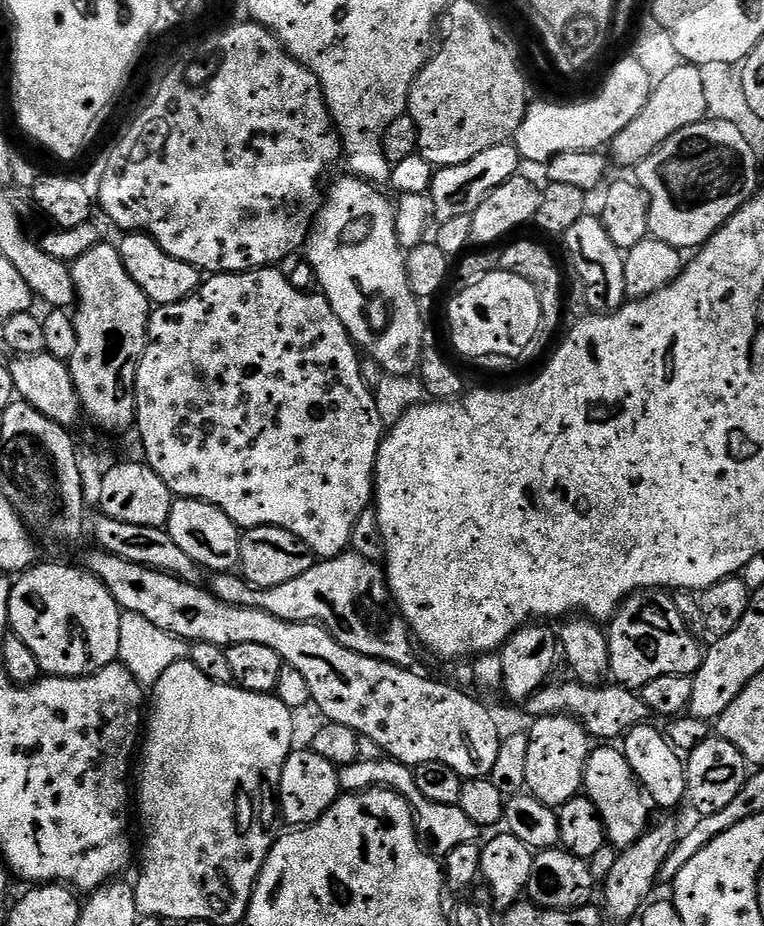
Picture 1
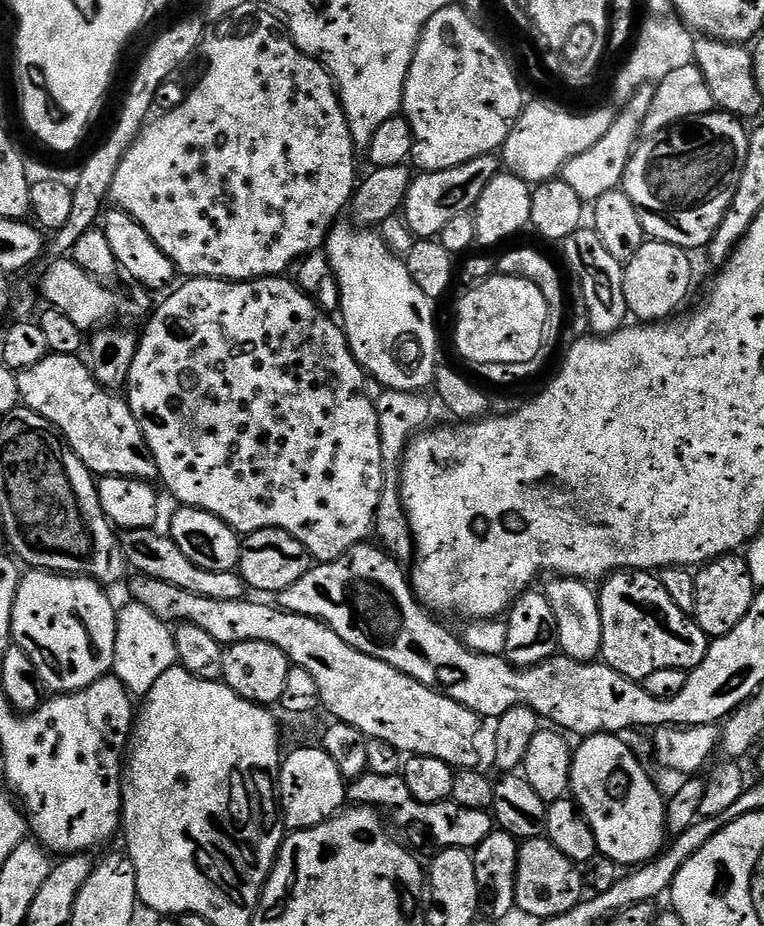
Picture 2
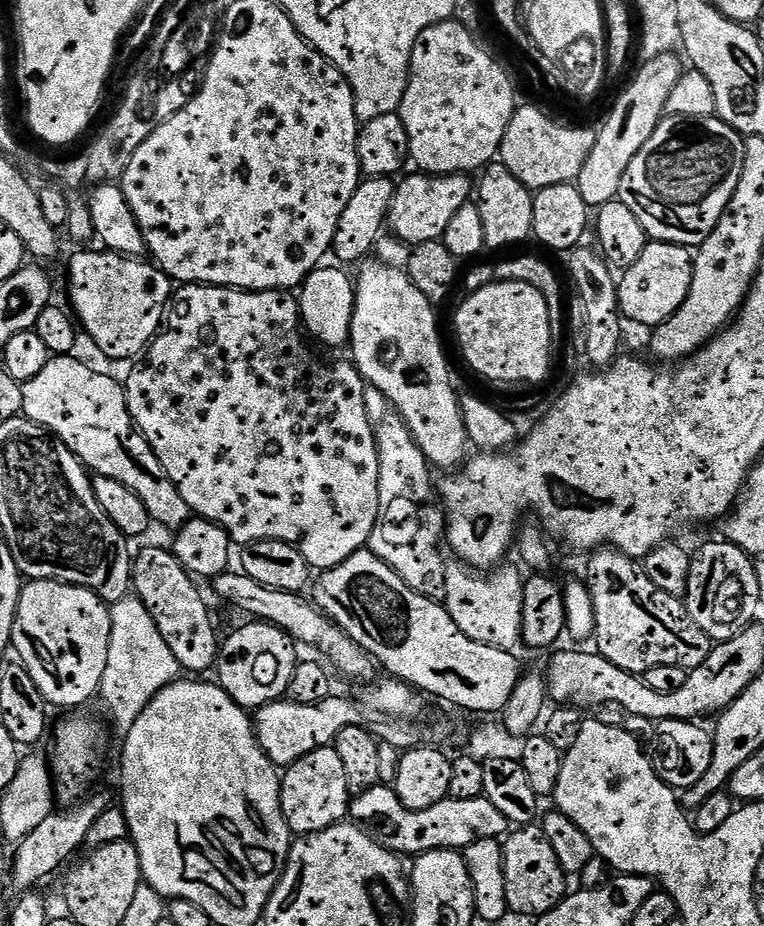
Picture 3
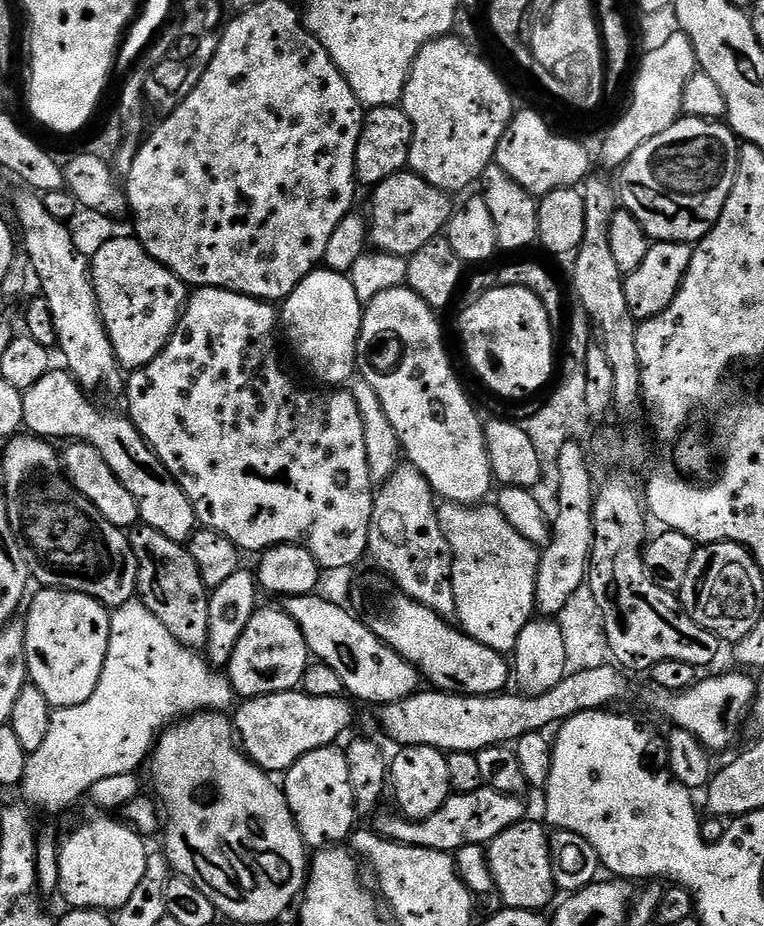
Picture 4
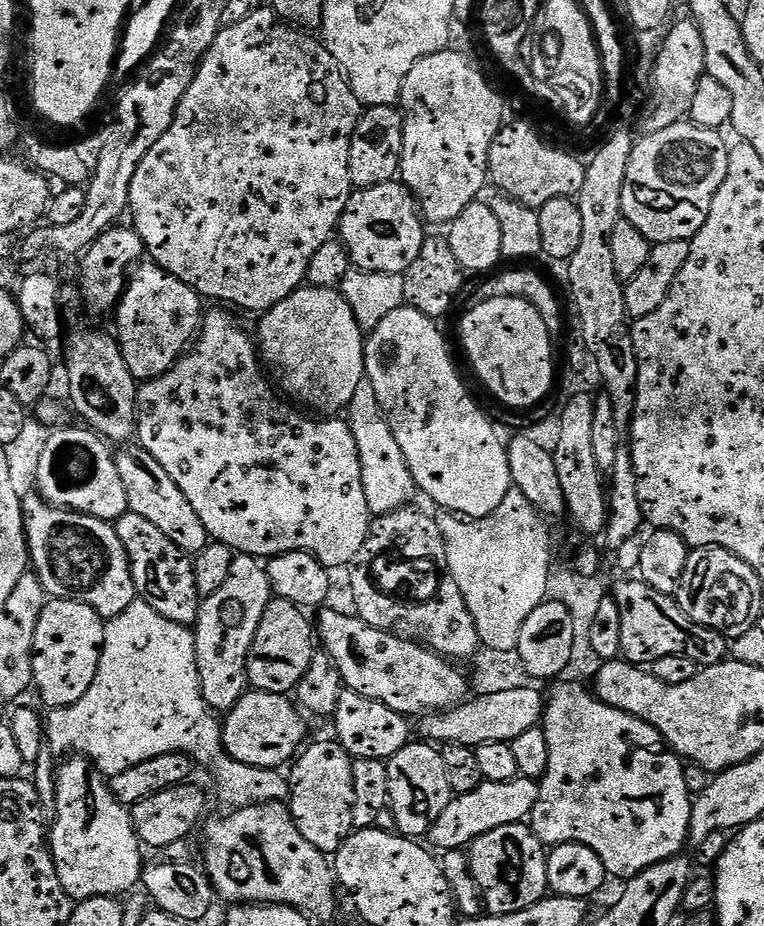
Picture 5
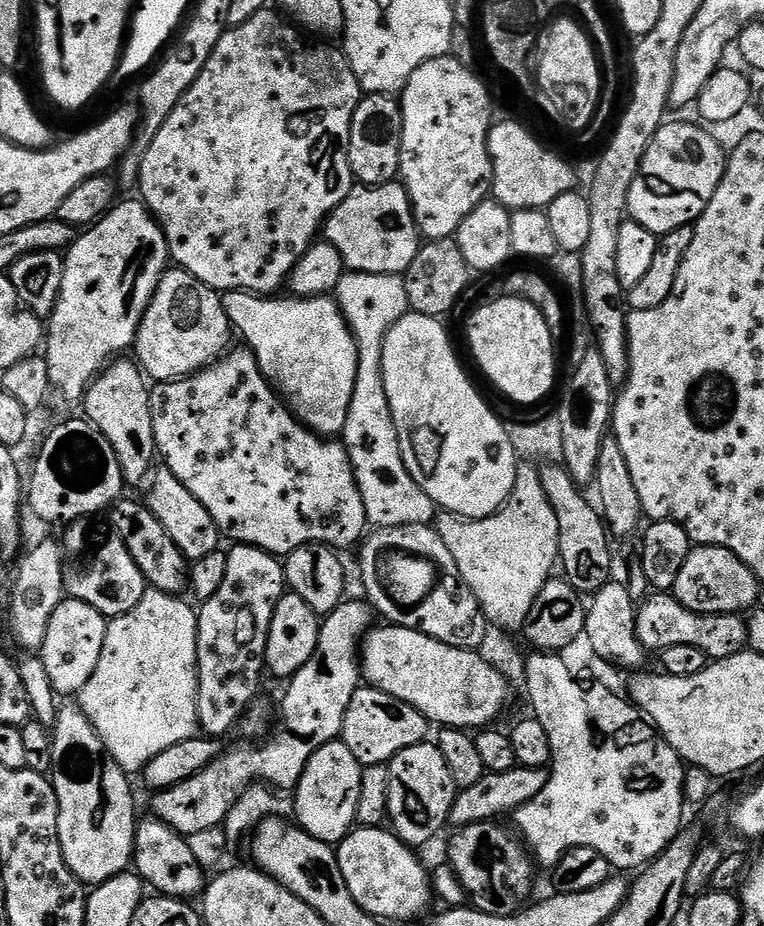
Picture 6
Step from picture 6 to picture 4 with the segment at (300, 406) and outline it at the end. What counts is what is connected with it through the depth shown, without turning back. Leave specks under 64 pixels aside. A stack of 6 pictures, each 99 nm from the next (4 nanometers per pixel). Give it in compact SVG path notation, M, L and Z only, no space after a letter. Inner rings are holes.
M323 266L313 270L282 301L283 335L284 332L288 335L289 346L296 351L297 358L324 383L321 385L344 386L357 375L356 347L364 309L365 305L358 298L351 279L343 272L331 272Z

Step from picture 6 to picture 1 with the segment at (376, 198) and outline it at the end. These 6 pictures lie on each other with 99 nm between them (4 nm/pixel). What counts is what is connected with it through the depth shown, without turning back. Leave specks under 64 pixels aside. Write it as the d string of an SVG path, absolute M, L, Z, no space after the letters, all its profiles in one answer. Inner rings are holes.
M515 143L490 146L490 150L482 150L482 154L474 154L470 162L462 162L458 166L446 166L435 169L430 189L430 212L437 221L458 218L459 216L471 216L478 206L491 192L502 182L506 182L512 176L521 171L522 161L520 152Z

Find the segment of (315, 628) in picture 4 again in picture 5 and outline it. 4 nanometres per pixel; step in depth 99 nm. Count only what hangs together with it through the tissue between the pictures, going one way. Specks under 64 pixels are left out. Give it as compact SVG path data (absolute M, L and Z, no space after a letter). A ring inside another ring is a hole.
M327 607L320 614L318 640L338 666L345 689L384 703L407 718L419 717L429 710L453 708L469 695L469 677L464 677L451 659L423 643L415 644L412 638L399 640L395 631L376 629L358 616L338 614Z

